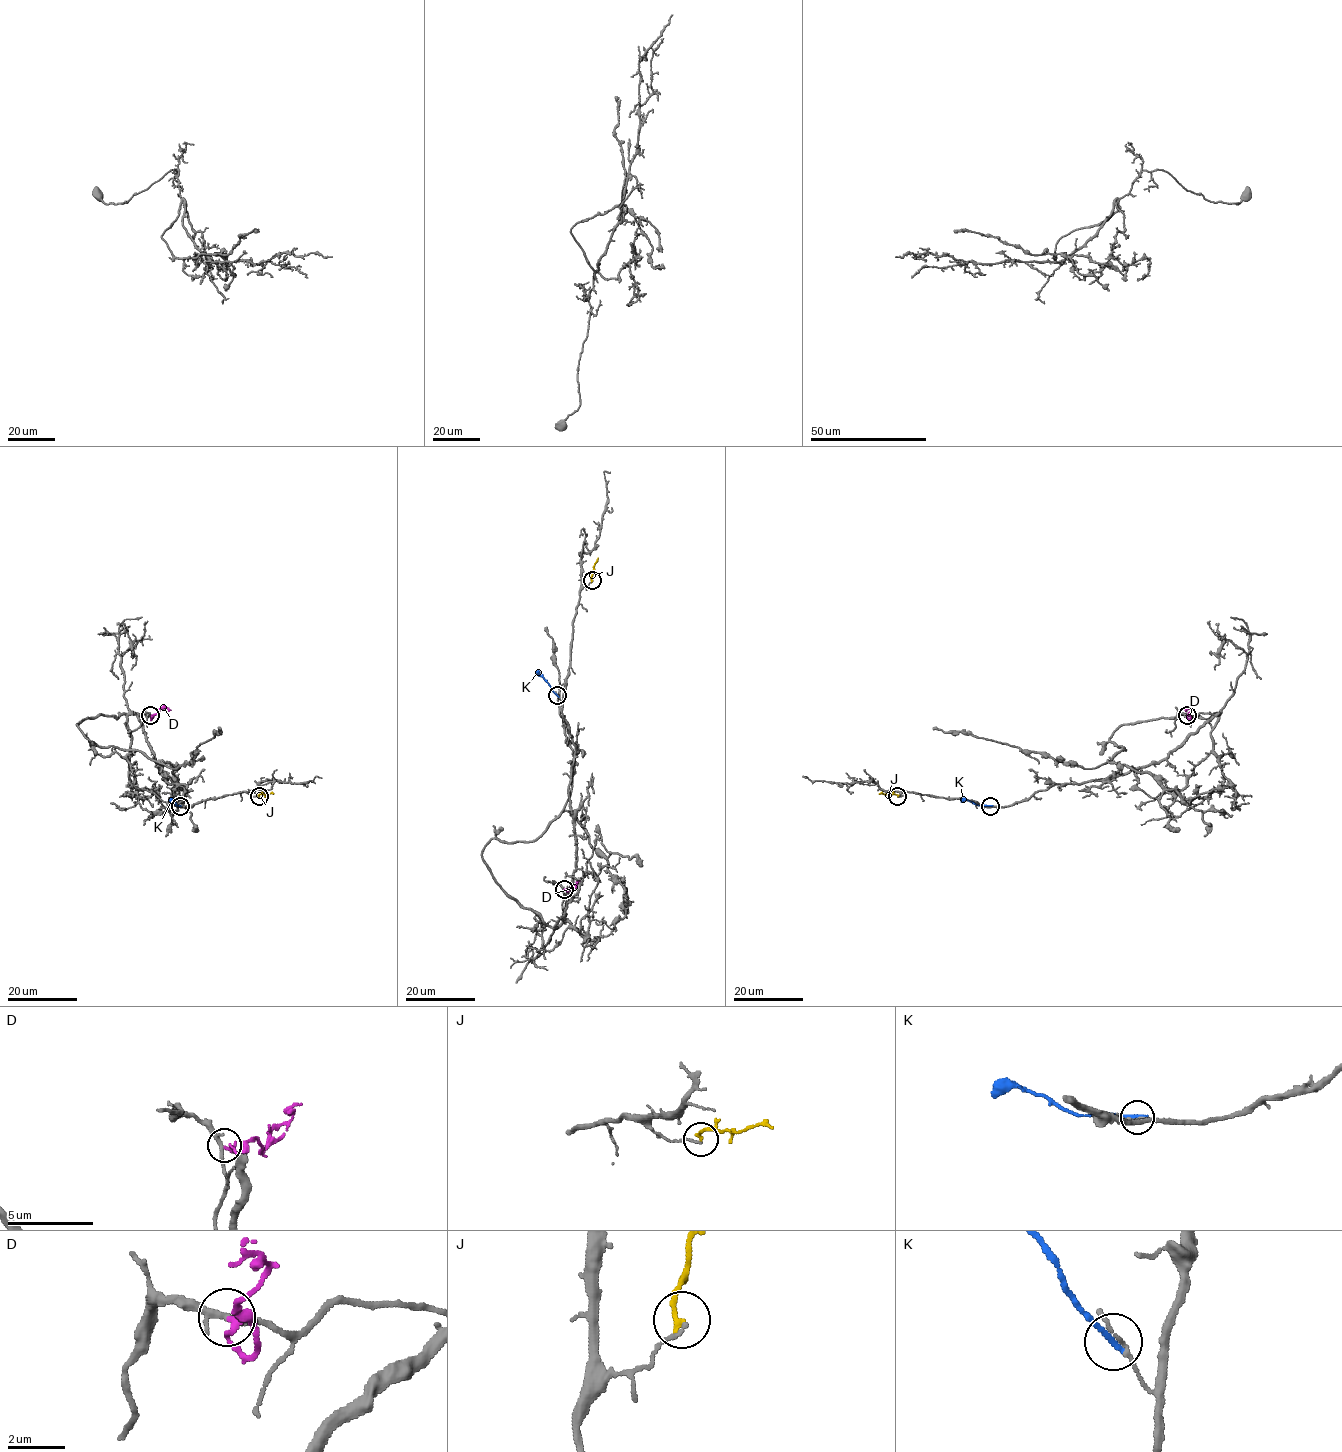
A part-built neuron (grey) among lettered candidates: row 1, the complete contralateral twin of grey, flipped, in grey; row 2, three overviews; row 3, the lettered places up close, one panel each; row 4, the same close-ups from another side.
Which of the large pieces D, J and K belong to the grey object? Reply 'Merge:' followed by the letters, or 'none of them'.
Merge: none of them

